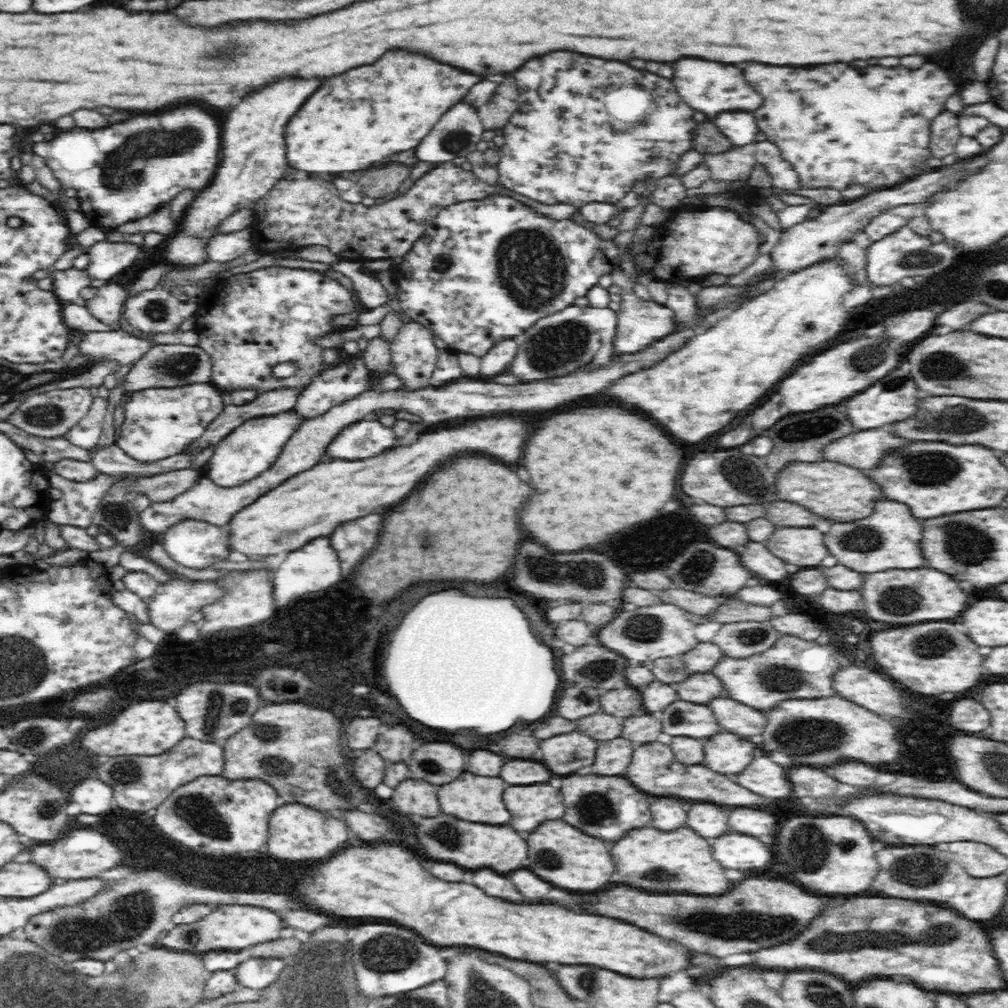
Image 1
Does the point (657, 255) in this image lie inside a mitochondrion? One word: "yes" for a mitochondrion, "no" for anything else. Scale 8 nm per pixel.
no

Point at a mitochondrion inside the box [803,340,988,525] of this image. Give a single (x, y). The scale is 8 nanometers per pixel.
(924, 467)

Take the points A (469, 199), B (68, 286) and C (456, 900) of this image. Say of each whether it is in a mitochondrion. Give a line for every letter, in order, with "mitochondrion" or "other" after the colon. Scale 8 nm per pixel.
A: other
B: other
C: other

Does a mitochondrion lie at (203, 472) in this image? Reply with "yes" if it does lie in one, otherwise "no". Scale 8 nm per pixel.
no

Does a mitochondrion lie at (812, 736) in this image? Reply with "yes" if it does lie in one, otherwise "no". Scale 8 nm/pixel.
yes

